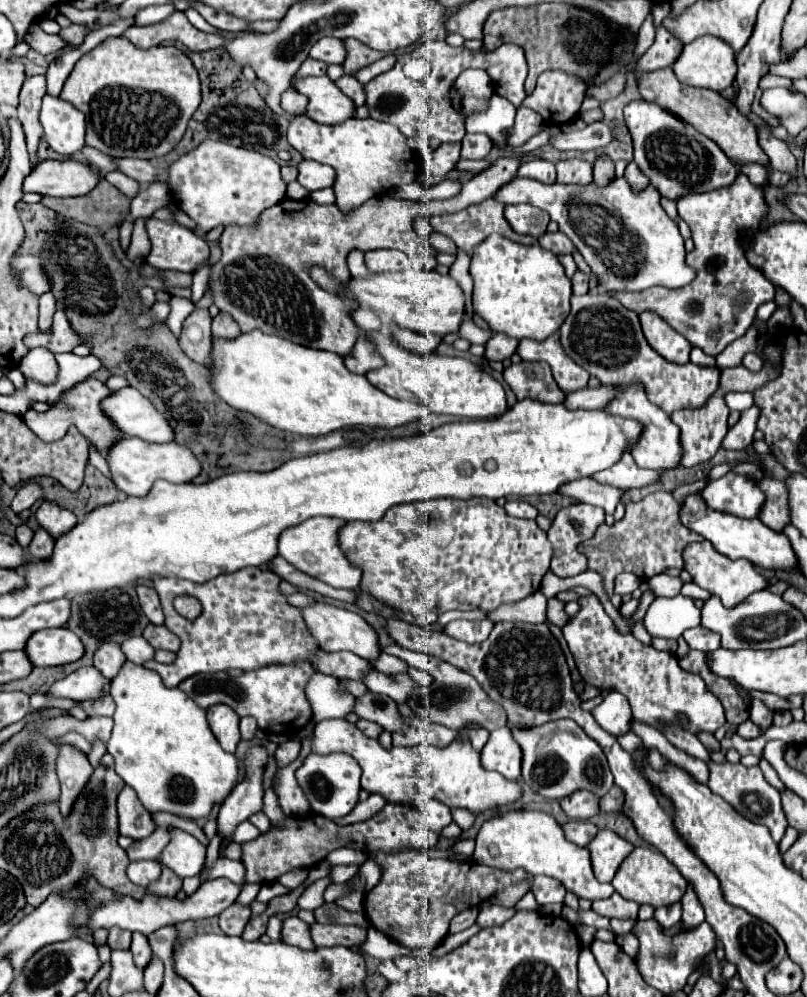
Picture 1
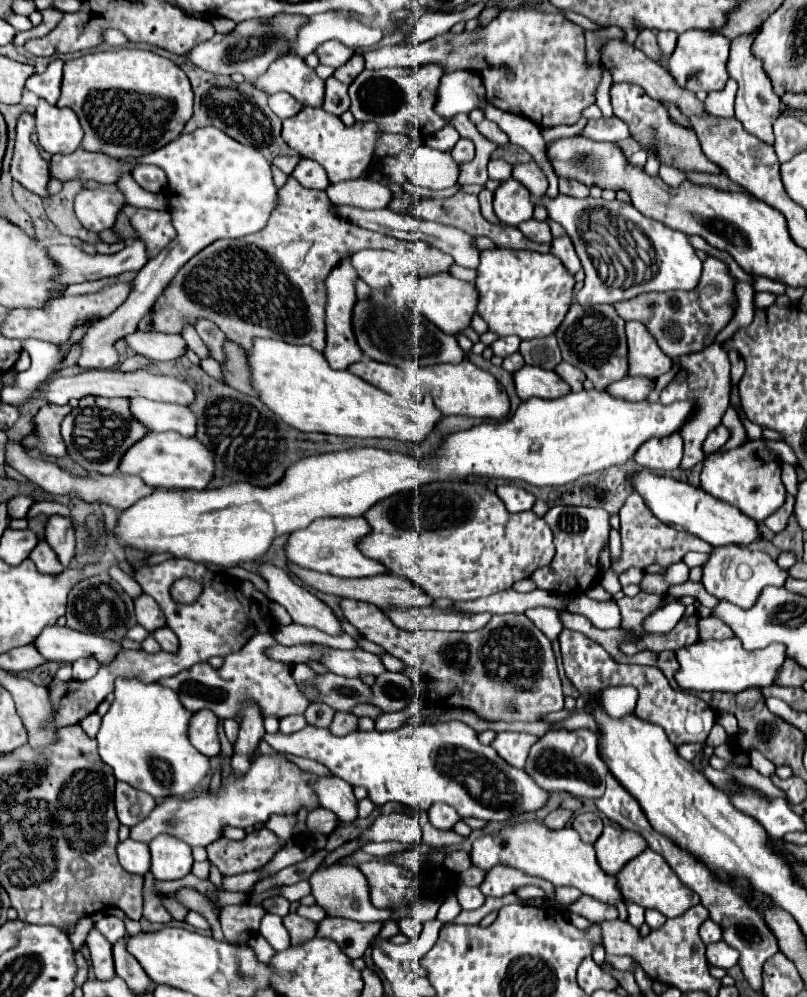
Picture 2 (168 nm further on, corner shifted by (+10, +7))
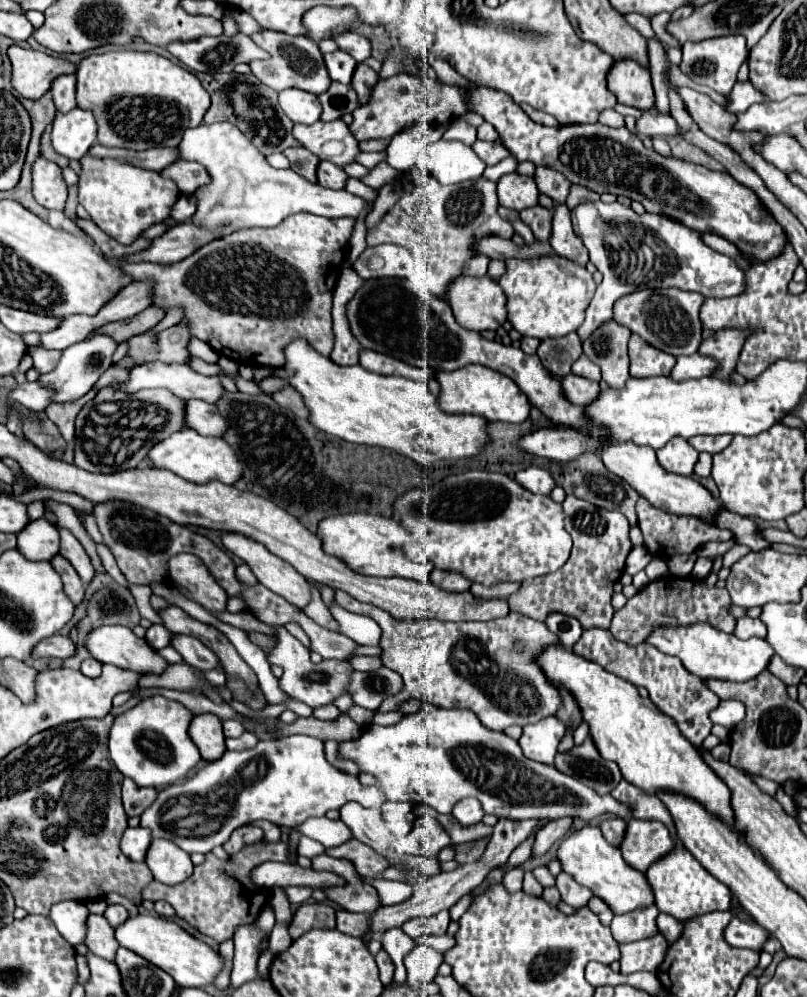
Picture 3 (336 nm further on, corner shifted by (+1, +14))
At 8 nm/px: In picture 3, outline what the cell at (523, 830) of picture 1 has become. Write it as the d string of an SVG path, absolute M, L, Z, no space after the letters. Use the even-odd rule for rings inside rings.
M586 825L582 829L576 829L570 833L570 837L566 837L558 851L556 851L556 859L562 865L562 871L570 873L580 885L588 887L596 897L600 897L602 901L606 901L610 905L610 909L616 915L628 913L632 909L638 907L648 907L654 903L652 891L648 887L648 881L644 877L644 873L632 869L620 855L618 847L612 847L600 833L600 829L596 825Z

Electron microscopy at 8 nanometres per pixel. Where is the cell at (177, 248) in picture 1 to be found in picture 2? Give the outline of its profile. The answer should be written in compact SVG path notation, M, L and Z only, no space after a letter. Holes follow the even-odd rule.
M141 208L131 218L131 224L133 228L137 228L139 238L145 240L149 258L157 256L157 252L161 252L161 248L165 248L165 244L169 244L169 240L173 240L175 236L171 216L167 210L159 212L159 210Z

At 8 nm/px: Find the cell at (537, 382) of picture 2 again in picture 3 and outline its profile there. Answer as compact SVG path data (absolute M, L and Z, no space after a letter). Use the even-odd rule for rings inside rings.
M568 373L560 379L562 385L562 393L566 397L566 401L570 401L572 405L588 405L600 391L596 381L590 379L582 379L574 373Z

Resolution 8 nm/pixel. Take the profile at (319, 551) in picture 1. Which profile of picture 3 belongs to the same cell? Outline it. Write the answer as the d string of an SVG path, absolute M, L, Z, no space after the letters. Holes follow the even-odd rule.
M342 513L326 517L318 523L318 537L326 553L346 561L350 569L362 575L374 577L408 577L426 583L434 565L430 563L412 563L402 553L400 547L410 541L410 533L394 519L370 515L370 513Z

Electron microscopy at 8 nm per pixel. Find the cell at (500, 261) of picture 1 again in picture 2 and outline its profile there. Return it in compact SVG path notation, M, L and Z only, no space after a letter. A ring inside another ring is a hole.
M495 248L481 252L481 264L477 270L479 276L475 286L479 290L479 316L489 324L491 332L499 336L515 334L521 340L547 338L557 332L573 302L573 286L575 286L573 274L569 274L569 270L561 264L561 260L557 260L553 254Z

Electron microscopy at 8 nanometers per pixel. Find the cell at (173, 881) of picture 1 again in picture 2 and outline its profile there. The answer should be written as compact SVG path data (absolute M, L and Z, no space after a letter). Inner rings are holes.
M149 872L145 874L143 898L145 898L143 916L145 916L149 922L161 922L161 924L169 924L169 922L173 920L173 918L169 916L169 912L163 908L159 894L157 894L157 892L153 892L153 876L149 876Z

